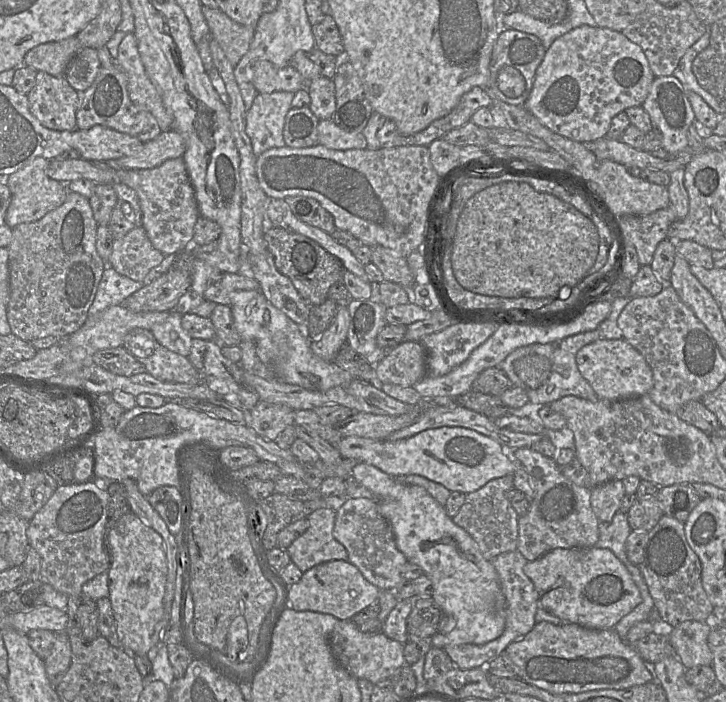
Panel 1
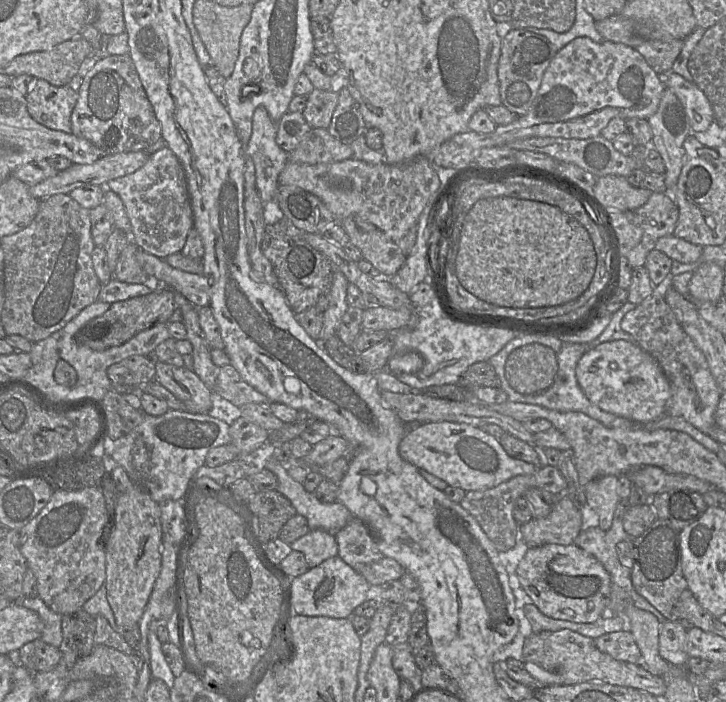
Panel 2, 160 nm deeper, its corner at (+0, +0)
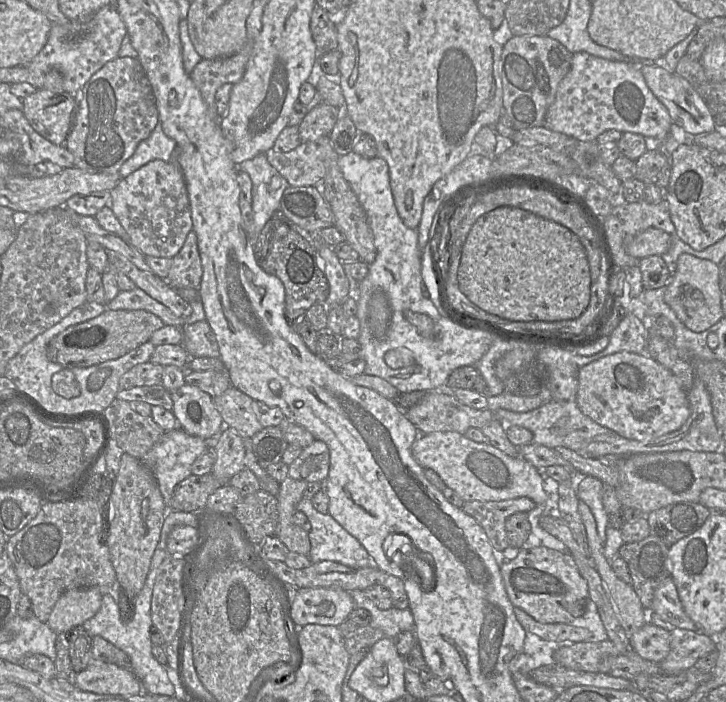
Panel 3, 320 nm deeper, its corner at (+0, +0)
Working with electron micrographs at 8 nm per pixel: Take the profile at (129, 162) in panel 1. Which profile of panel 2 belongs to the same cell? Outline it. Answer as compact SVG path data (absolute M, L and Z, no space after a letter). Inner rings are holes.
M136 151L107 155L93 164L72 164L66 170L58 172L57 175L47 178L40 183L30 185L29 191L34 198L42 201L54 195L69 194L74 189L81 187L103 186L106 190L109 181L138 171L147 163L149 157L150 155L147 151Z

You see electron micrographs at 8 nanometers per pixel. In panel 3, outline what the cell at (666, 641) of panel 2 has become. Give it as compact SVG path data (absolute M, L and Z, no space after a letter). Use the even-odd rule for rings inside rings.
M645 624L628 637L631 650L645 660L655 663L666 658L670 651L670 631Z

